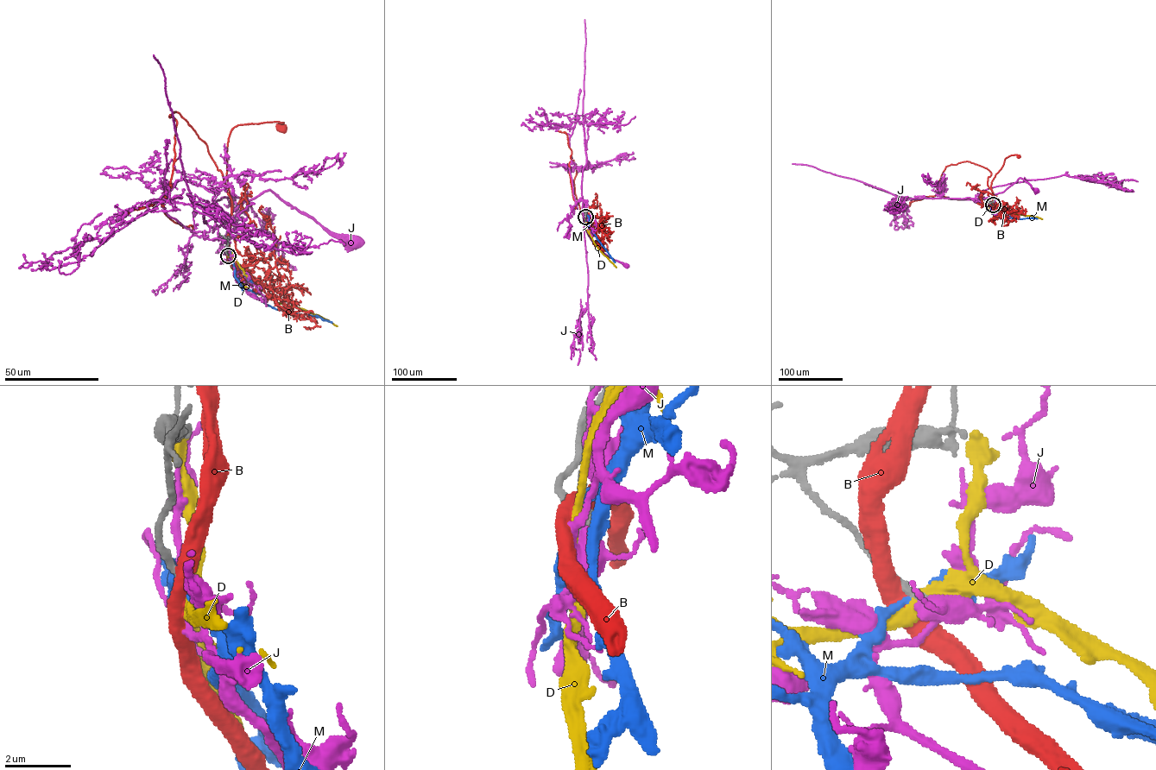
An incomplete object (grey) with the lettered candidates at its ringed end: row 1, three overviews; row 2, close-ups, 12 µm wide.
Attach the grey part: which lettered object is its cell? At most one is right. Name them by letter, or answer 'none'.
J

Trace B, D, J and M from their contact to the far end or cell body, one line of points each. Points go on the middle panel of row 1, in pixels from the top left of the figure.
B: (585, 216), (589, 217), (589, 232), (603, 241), (607, 249)
D: (585, 217), (586, 229), (594, 243), (616, 267)
J: (585, 217), (584, 200), (583, 217), (590, 238), (608, 256), (625, 264)
M: (585, 217), (589, 216), (592, 232), (615, 262)

